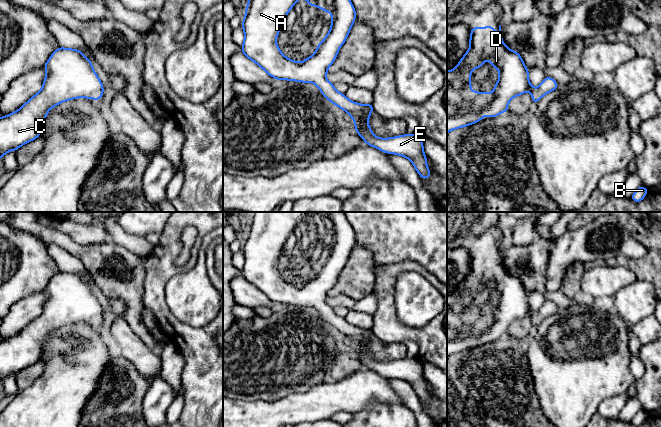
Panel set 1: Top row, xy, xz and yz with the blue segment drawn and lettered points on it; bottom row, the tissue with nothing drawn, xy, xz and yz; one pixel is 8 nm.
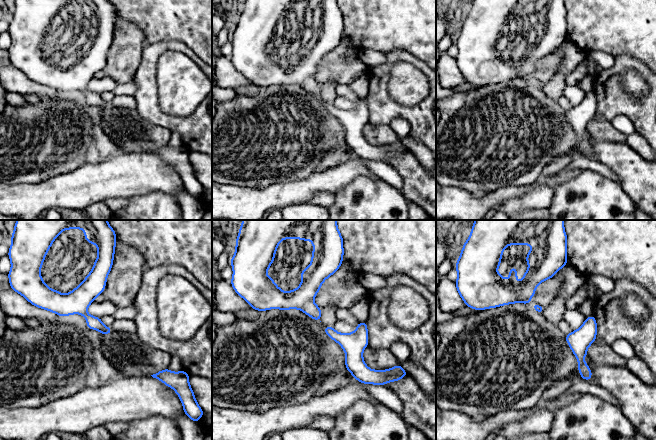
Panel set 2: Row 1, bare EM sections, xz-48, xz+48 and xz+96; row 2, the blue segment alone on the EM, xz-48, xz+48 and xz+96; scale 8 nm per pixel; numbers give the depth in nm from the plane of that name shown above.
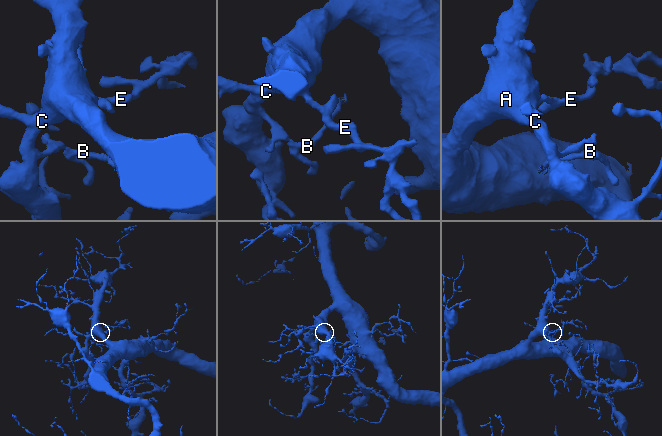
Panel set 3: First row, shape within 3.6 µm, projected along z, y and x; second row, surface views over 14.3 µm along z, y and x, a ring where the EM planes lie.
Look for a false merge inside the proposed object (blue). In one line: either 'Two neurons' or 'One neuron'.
One neuron

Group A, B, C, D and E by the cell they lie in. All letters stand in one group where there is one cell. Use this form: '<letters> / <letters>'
A B C D E

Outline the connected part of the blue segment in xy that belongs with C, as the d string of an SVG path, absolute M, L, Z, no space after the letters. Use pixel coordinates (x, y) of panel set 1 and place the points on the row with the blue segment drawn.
M59 47L44 65L46 76L42 89L32 96L17 111L0 118L0 159L9 152L16 151L24 144L37 139L43 128L43 121L52 107L62 102L84 97L100 100L104 88L91 61L78 49Z

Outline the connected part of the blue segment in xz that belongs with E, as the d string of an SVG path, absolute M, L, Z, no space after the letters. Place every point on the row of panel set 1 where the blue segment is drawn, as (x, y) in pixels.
M248 0L243 17L242 28L244 30L244 42L242 53L261 67L268 75L276 80L289 80L303 83L314 83L322 95L332 104L343 109L353 119L355 130L367 145L389 154L396 154L409 159L422 179L428 179L431 175L427 167L427 157L424 155L423 142L418 134L379 138L372 133L368 124L374 107L371 104L359 104L348 99L345 94L338 92L334 84L327 80L326 73L331 64L337 58L339 49L346 41L351 27L356 20L356 11L350 0L307 0L309 6L317 6L324 12L332 15L331 28L325 38L318 44L315 53L302 62L296 62L281 53L277 46L276 38L281 30L283 22L298 0Z

